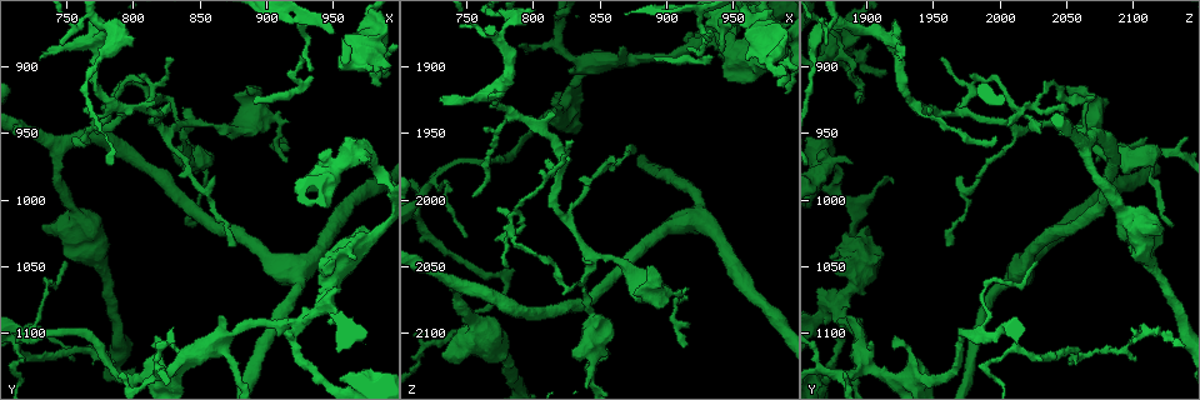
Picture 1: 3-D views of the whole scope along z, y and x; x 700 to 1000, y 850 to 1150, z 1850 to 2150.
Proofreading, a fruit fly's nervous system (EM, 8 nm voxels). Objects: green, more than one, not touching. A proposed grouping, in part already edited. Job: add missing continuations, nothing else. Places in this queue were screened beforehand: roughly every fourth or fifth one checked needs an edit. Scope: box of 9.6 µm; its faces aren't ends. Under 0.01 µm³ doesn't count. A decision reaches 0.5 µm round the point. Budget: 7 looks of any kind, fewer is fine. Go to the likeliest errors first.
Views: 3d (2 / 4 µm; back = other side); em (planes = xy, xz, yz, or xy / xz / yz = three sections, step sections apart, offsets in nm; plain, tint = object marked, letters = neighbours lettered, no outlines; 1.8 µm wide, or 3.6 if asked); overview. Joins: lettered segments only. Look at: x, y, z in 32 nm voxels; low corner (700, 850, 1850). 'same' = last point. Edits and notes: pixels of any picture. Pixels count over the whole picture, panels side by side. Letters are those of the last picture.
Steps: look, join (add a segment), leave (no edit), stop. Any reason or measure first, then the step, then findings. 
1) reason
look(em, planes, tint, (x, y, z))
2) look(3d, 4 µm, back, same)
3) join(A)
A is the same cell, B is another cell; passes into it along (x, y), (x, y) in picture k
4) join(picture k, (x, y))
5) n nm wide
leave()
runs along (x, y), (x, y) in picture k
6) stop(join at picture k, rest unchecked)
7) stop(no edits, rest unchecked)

a fork
look(em, 3.6 µm, planes, letters, (782, 932, 2018))

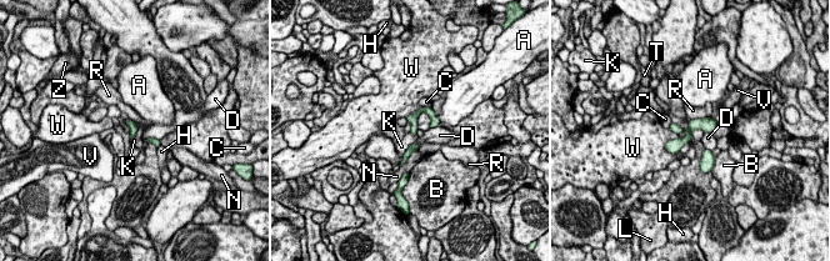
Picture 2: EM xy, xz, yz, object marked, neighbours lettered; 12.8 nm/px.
leave()
A, B, C, D, H, K, L, N, R, T, V, W and Z are other cells; border along (704, 131), (694, 130), (690, 137) in picture 2; no lettered segment goes on from it

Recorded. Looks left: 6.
a narrow waist
look(3d, 4 µm, (924, 902, 1890))

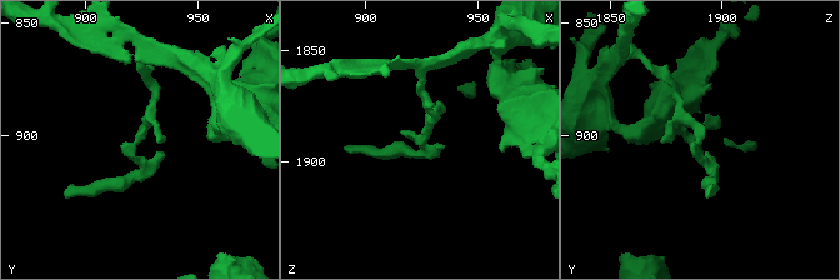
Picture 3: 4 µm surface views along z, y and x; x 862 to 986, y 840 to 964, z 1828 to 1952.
look(em, xy, step 4, tint, (922, 903, 1888))

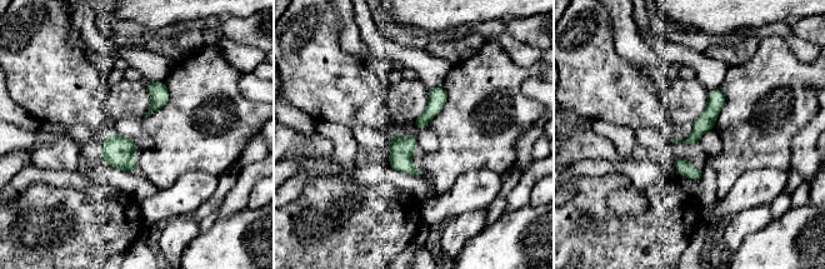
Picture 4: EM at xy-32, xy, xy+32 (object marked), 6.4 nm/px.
cut it another way
look(em, planes, letters, same)

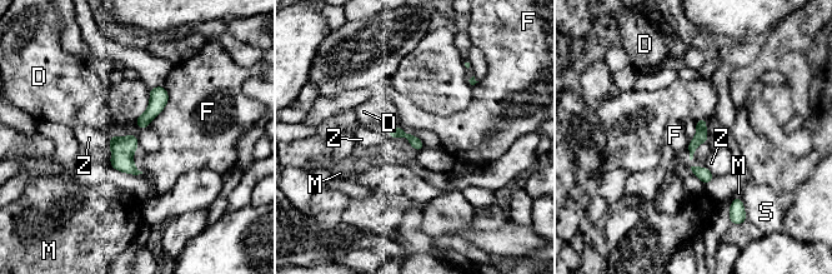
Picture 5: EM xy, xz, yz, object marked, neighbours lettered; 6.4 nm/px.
F touches over 300 nm
leave()
D, F, M, S and Z are other cells; border along (164, 85), (168, 103), (146, 128) in picture 5; no lettered segment goes on from it

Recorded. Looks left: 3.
free end
look(3d, 2 µm, (730, 1022, 2114))

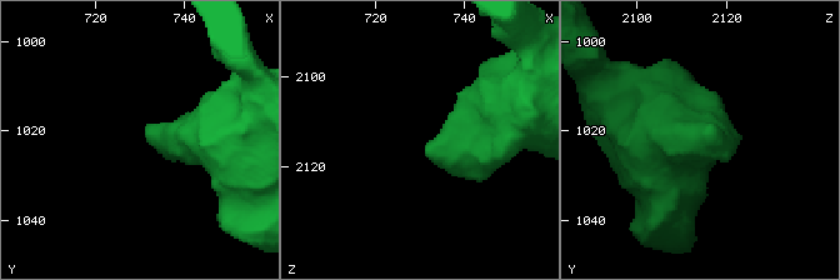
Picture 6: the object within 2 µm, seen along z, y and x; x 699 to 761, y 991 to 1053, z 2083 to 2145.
shape alone is not enough
look(em, planes, plain, (731, 1020, 2116))

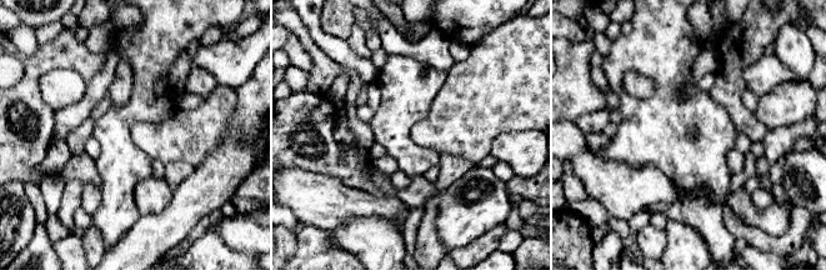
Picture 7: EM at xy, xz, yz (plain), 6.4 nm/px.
look(em, planes, letters, same)

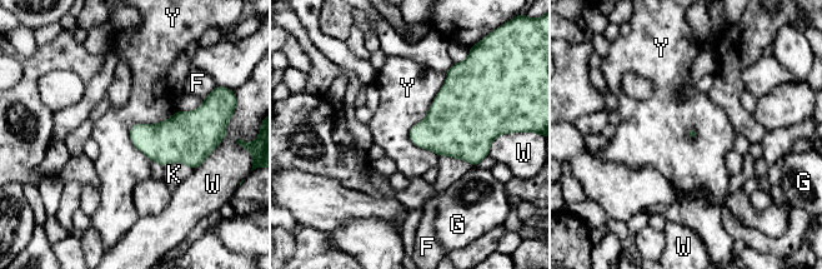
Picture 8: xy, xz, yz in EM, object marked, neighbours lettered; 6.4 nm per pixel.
Y touches over 550 nm
leave()
F, G, K, W and Y are other cells; none of them fits

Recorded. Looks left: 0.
stop(no edits, rest unchecked)

